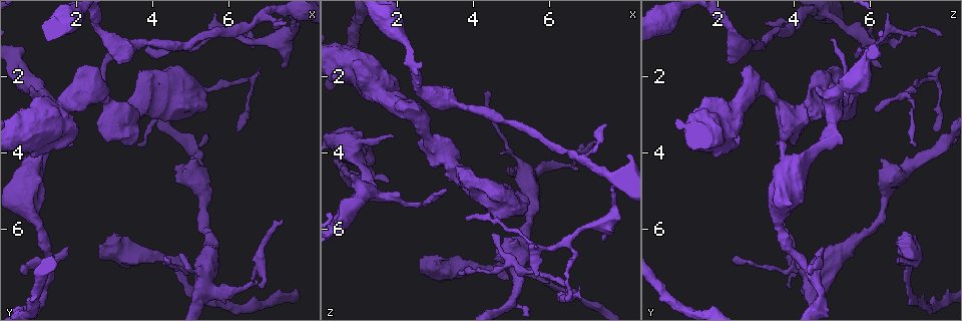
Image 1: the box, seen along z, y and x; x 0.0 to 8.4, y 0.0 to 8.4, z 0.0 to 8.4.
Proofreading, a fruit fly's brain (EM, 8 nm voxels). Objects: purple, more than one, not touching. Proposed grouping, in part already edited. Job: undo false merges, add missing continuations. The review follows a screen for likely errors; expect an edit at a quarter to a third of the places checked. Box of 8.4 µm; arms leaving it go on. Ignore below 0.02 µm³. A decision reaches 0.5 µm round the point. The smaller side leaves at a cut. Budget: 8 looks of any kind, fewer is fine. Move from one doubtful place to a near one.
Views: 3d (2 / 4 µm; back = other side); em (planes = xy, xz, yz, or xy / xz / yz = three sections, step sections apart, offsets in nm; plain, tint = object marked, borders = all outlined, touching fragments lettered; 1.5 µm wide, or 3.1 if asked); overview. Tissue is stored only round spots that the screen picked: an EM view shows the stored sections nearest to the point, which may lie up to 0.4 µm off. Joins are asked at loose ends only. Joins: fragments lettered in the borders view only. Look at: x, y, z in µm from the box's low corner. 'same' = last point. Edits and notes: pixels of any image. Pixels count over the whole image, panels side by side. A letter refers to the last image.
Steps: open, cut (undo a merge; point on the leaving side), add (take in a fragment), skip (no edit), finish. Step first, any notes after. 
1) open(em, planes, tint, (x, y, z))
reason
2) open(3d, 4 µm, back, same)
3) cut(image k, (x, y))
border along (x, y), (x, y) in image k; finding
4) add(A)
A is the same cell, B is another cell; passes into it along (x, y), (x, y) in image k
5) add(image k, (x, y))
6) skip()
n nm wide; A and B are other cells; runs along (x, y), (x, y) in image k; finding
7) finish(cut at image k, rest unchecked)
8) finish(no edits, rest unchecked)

open(3d, 4 µm, (6.20, 3.45, 7.65))
thin end

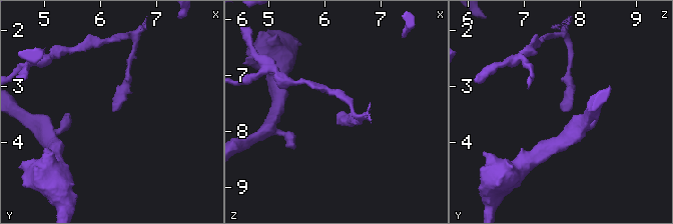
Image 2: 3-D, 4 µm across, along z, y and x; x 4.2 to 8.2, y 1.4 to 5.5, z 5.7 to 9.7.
open(em, planes, plain, (6.30, 3.40, 7.65))
need the tissue

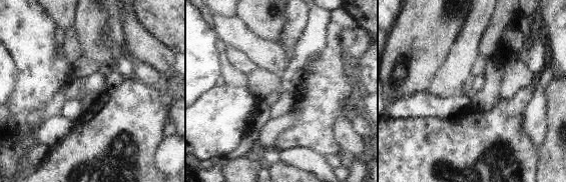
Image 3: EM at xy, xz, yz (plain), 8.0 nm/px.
open(em, planes, borders, same)
see the neighbours

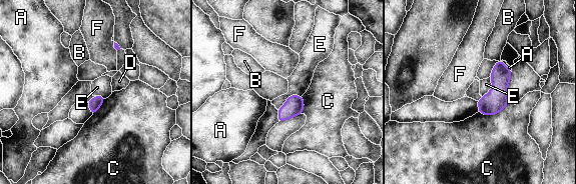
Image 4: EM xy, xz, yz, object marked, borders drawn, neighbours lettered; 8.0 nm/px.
skip()
A, B, C, D, E and F are other cells; no lettered fragment goes on from it

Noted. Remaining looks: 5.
open(em, planes, plain, (2.60, 6.45, 6.75))
free end

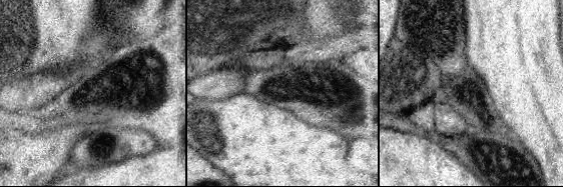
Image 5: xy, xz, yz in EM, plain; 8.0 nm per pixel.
open(em, planes, borders, same)

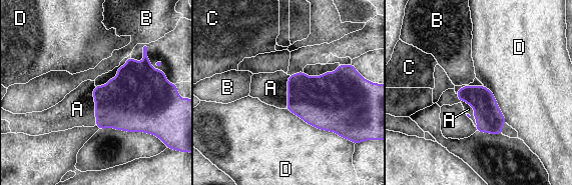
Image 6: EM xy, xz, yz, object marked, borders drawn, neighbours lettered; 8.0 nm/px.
add(A)
A is the same cell, B, C and D are other cells; the neuron continues

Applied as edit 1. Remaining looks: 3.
open(overview)
see it whole again

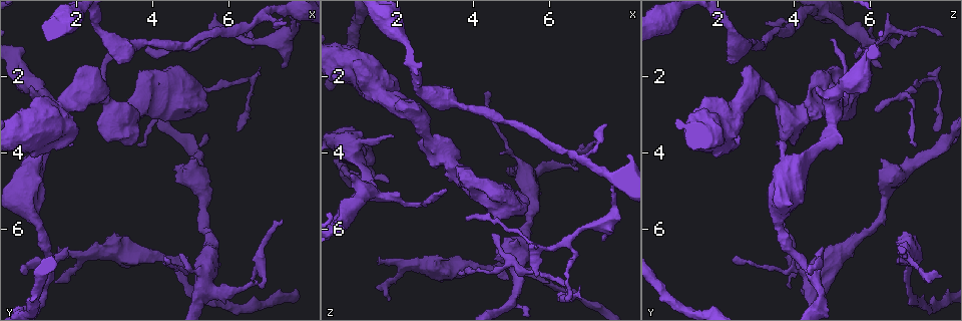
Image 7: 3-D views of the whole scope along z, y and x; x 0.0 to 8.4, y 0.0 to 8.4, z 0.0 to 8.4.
open(em, planes, borders, (3.25, 1.05, 5.00))
end of a long branch

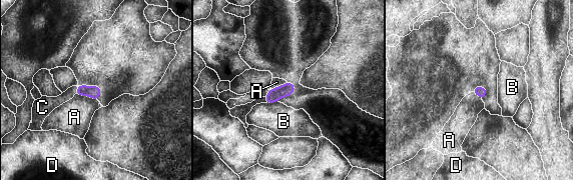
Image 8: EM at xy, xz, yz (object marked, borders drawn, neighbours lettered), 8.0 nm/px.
skip()
A, B, C and D are other cells; border along (76, 93), (96, 100) in image 8; no lettered fragment goes on from it

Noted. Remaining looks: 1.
finish(add at image 6, rest unchecked)

